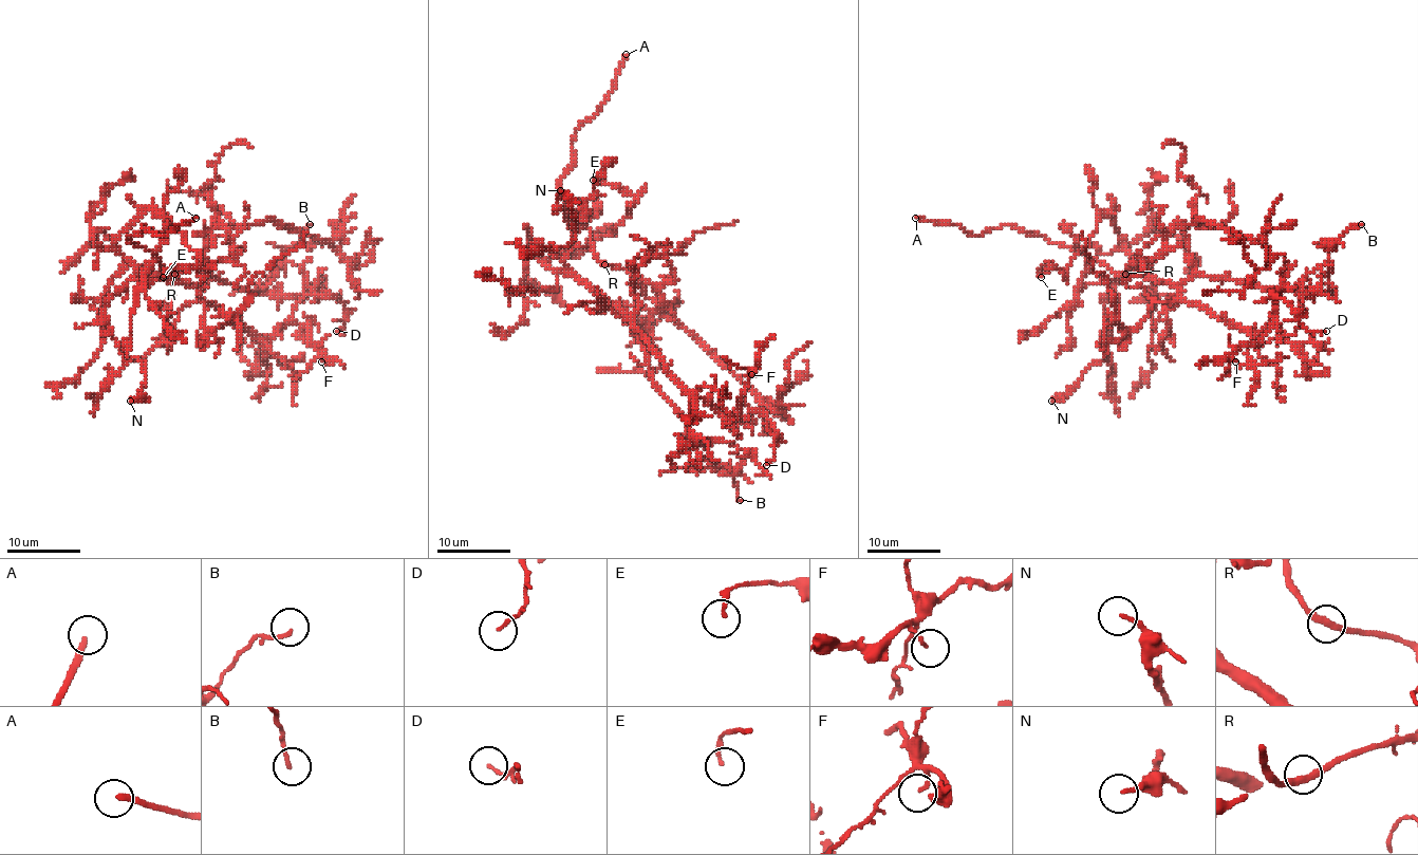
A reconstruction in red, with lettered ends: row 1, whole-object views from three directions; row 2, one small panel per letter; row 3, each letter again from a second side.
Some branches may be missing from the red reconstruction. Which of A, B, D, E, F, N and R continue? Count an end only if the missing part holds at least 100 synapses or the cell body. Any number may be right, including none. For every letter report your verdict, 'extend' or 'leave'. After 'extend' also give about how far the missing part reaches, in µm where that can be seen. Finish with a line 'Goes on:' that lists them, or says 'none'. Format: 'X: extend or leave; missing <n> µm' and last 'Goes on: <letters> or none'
A: extend; missing 20 µm
B: leave
D: leave
E: leave
F: leave
N: leave
R: leave
Goes on: A

